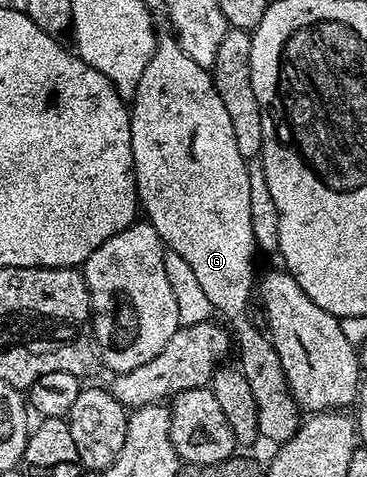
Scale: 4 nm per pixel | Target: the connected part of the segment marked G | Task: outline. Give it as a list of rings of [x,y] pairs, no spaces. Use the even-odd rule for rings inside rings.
[[[168,36],[168,39],[161,41],[157,45],[150,56],[149,63],[146,64],[142,78],[138,80],[135,93],[130,98],[130,132],[132,133],[132,166],[136,169],[136,197],[139,205],[146,213],[147,221],[158,232],[160,241],[164,243],[169,251],[172,250],[192,269],[192,278],[196,281],[198,289],[204,293],[204,298],[217,310],[220,314],[232,318],[231,333],[234,335],[234,354],[240,357],[238,368],[246,376],[246,380],[250,384],[250,388],[254,392],[254,404],[258,408],[258,428],[260,429],[260,438],[276,442],[275,444],[283,444],[289,442],[294,436],[296,429],[300,427],[302,421],[302,411],[296,405],[294,396],[288,387],[288,381],[284,375],[282,368],[282,360],[278,360],[278,352],[272,347],[271,337],[263,329],[260,330],[248,318],[243,318],[243,314],[248,310],[248,301],[254,298],[254,283],[257,281],[256,274],[256,254],[258,255],[258,247],[254,240],[254,224],[250,224],[250,176],[248,175],[248,162],[242,156],[242,152],[238,152],[238,144],[234,141],[234,124],[230,124],[230,115],[226,113],[226,104],[222,104],[222,96],[218,96],[216,91],[216,83],[209,71],[202,69],[198,64],[194,64],[194,60],[190,60],[190,56],[186,56],[186,52],[182,52],[182,48],[176,42],[175,37]]]

